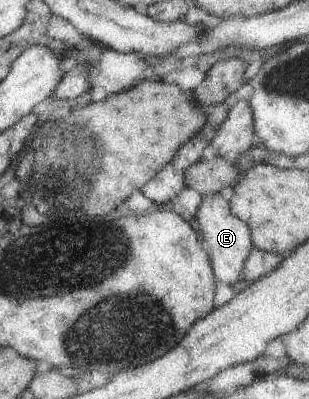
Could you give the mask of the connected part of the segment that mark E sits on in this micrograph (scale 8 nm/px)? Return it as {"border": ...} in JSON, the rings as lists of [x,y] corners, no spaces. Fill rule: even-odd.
{"border":[[[218,192],[202,196],[194,216],[202,234],[202,250],[208,254],[215,282],[234,286],[241,279],[242,264],[253,247],[248,225],[230,214],[228,201]]]}

